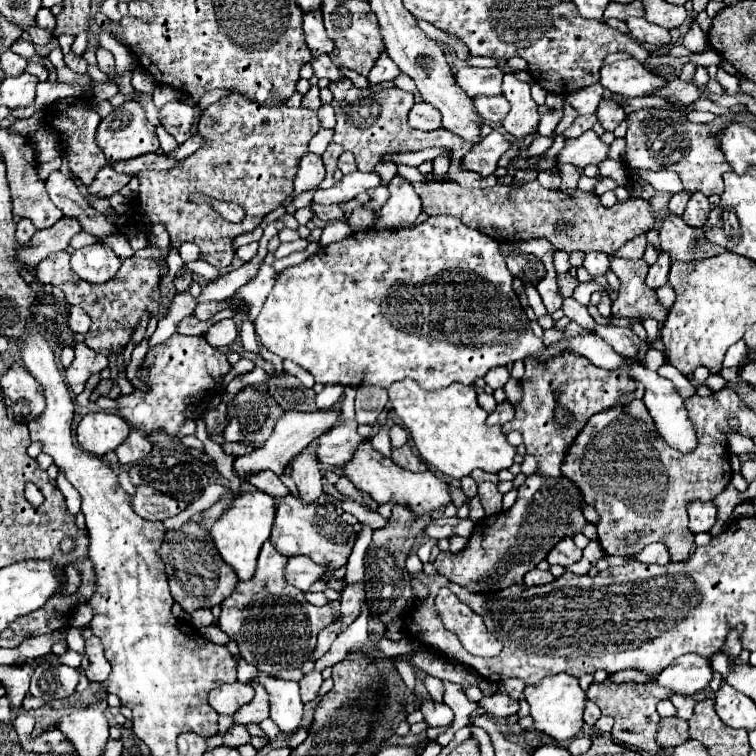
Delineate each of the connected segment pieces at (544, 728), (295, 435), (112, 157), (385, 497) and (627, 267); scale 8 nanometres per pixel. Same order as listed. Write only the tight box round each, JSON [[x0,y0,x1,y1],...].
[[523,672,587,744],[235,408,341,480],[95,102,159,162],[341,438,451,516],[611,258,667,324]]

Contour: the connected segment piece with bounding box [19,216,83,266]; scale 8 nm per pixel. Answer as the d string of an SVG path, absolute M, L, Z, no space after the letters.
M63 216L55 226L45 228L45 230L37 230L31 240L31 246L19 248L19 260L27 266L37 266L49 254L59 252L59 250L67 250L71 238L81 230L83 228L77 220Z

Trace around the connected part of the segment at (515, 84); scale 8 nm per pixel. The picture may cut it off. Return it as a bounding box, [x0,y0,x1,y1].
[503,74,539,138]

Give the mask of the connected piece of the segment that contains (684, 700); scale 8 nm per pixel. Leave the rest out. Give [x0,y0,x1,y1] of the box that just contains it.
[671,690,707,720]

